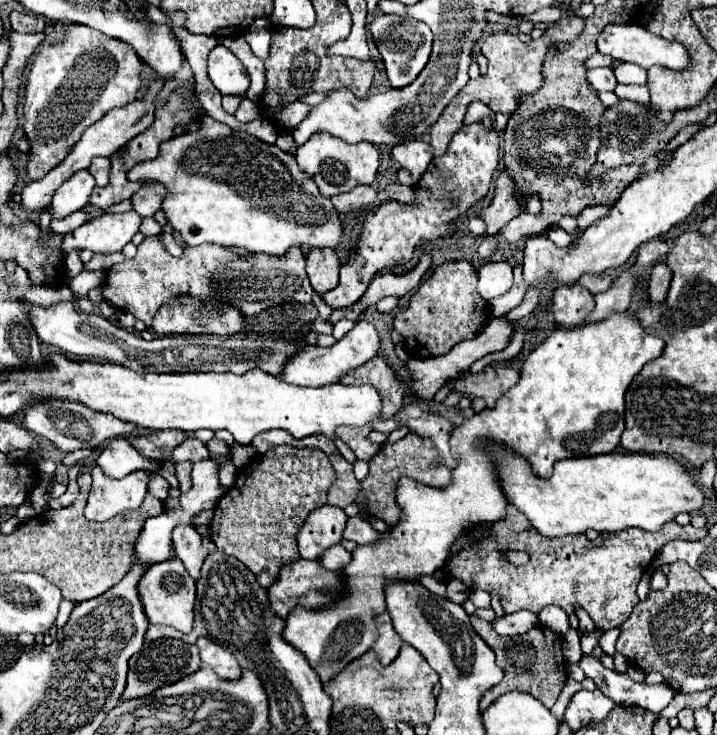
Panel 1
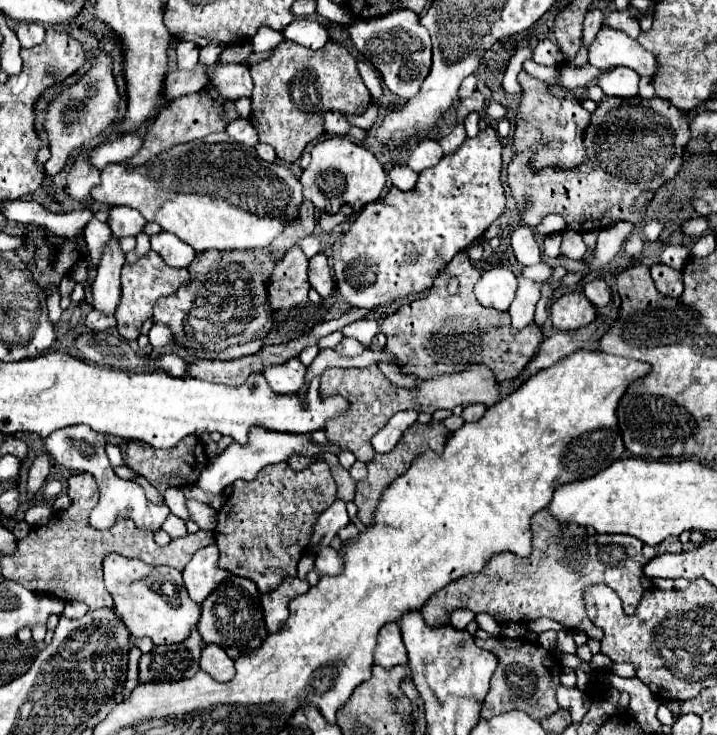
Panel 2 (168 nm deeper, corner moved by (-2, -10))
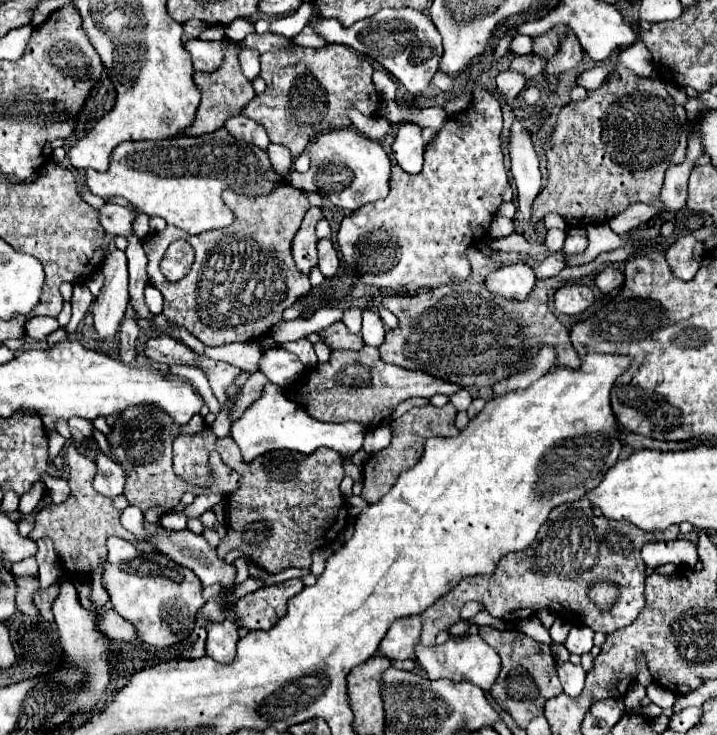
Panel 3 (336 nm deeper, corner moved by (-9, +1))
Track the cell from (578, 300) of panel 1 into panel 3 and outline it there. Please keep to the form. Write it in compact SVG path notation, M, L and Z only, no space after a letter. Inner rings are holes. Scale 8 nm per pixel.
M566 284L556 290L554 304L560 314L576 316L594 304L594 292L584 284Z

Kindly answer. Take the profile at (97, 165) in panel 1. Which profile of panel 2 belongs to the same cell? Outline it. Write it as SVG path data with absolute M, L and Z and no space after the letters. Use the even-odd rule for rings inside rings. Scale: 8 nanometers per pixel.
M213 133L187 145L175 145L139 167L125 163L107 165L101 173L101 183L91 189L91 197L109 207L125 205L137 209L147 221L161 225L163 231L177 235L195 251L265 249L283 231L287 219L295 217L295 207L303 199L301 183L287 165L259 159L253 147L237 143L227 133Z

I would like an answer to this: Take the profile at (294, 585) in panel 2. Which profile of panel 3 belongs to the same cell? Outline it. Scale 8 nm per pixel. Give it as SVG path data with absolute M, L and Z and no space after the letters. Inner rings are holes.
M300 578L286 580L276 586L258 588L256 592L246 594L238 600L238 616L246 620L242 628L246 630L268 630L272 628L284 614L286 614L286 602L296 596L304 588L304 582Z

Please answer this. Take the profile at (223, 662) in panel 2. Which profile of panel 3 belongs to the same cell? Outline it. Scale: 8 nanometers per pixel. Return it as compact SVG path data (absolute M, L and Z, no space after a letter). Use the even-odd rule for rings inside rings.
M224 620L220 624L208 624L206 628L208 628L206 654L216 662L230 664L236 658L236 642L240 638L238 626L230 624L230 620Z

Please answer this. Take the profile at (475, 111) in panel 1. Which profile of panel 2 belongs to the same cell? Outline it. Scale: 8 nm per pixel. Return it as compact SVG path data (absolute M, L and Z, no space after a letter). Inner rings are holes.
M471 113L465 117L465 131L467 131L467 137L475 137L479 133L479 113Z

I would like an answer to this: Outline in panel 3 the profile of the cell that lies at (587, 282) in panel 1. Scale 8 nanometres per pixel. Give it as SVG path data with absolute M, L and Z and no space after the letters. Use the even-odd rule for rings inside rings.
M606 266L596 278L594 278L596 286L600 288L602 294L612 294L614 290L620 288L620 284L624 282L624 274L620 268L614 268L614 266Z

